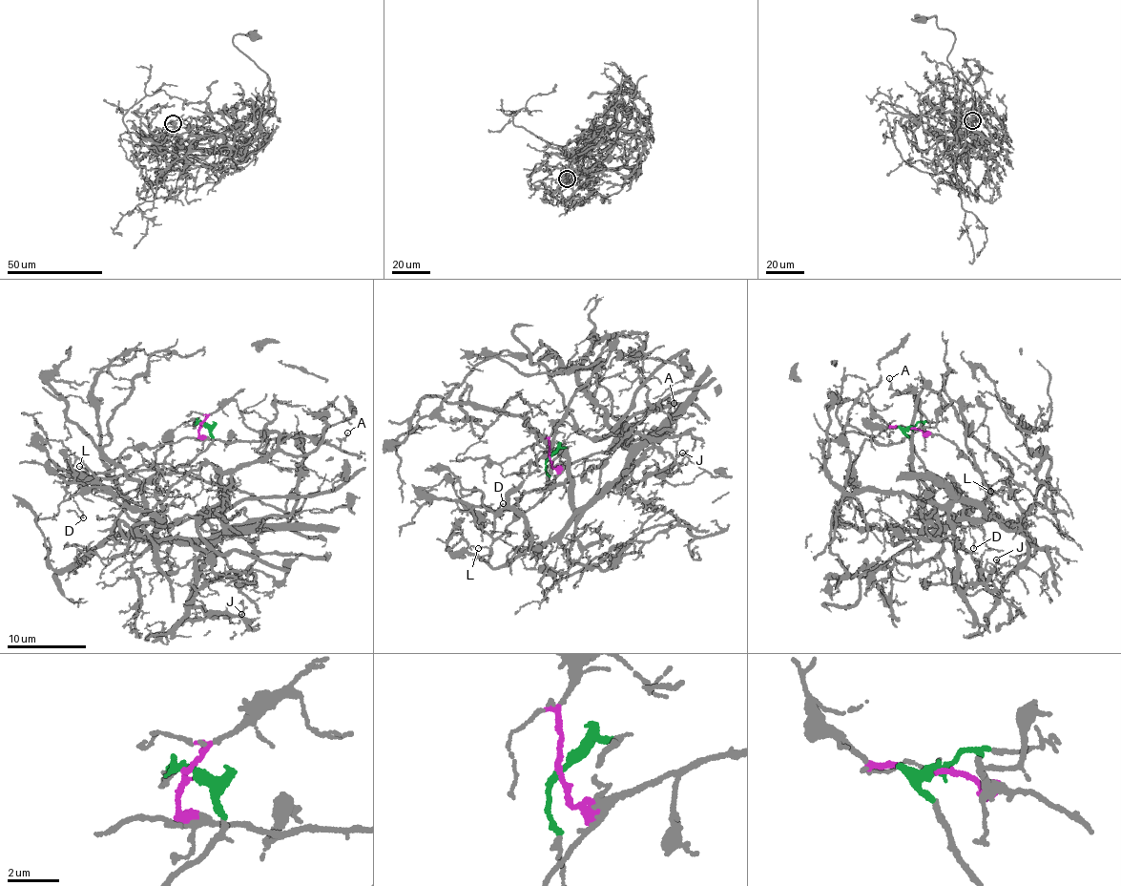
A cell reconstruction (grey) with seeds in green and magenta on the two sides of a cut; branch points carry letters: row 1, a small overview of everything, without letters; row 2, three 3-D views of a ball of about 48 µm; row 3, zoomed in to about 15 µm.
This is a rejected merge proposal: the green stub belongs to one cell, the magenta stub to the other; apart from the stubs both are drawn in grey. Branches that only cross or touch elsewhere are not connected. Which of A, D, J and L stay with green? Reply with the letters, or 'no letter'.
J

